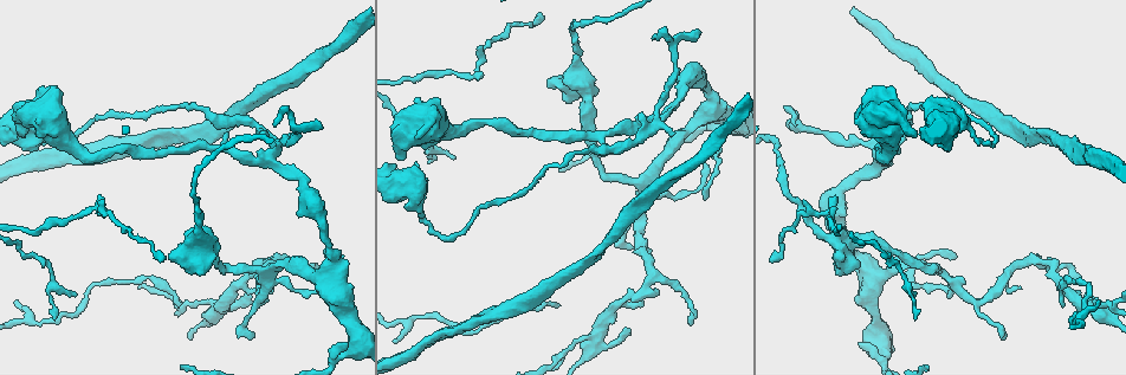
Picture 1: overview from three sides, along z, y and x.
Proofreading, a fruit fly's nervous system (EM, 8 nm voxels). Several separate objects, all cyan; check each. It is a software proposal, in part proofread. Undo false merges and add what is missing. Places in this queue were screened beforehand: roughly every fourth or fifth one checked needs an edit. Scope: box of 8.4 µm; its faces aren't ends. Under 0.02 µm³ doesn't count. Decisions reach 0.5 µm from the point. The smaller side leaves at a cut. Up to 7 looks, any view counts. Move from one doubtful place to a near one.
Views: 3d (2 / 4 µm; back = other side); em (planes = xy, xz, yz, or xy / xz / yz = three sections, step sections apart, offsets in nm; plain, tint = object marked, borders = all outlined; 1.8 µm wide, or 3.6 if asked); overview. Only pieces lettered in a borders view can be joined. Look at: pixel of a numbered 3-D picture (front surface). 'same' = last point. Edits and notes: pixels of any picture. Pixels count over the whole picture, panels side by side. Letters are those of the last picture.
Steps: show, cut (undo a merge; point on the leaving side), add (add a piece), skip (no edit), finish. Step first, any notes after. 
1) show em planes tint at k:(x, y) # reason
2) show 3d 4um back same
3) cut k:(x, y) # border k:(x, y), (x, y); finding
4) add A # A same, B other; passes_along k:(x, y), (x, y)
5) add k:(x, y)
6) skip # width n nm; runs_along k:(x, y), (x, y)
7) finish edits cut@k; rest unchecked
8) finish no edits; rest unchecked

show 3d 2um at 1:(591, 337) # arms part here

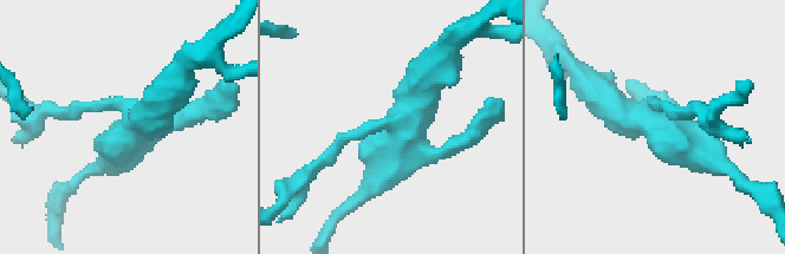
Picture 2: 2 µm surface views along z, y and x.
show em xy step 8 tint at 2:(658, 121) # need the tissue

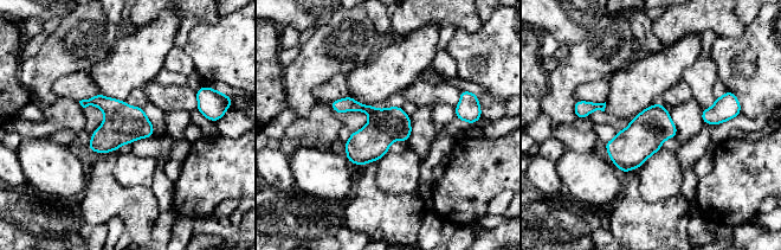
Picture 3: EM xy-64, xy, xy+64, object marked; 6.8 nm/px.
show em planes borders same

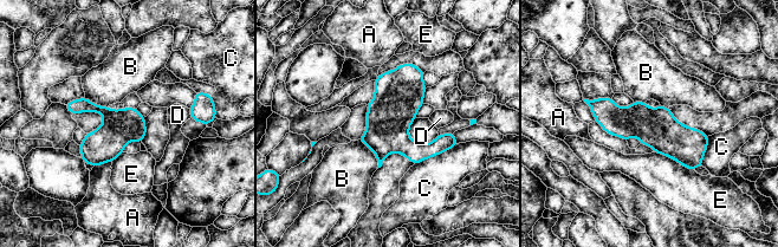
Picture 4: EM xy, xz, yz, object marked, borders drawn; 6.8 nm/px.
skip # width 240 nm; A other, B other, C other, D other, E other; runs_along 4:(591, 103), (660, 129), (699, 163); continuous, no second cell

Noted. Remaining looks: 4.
show 3d 2um at 1:(940, 271) # abrupt turn

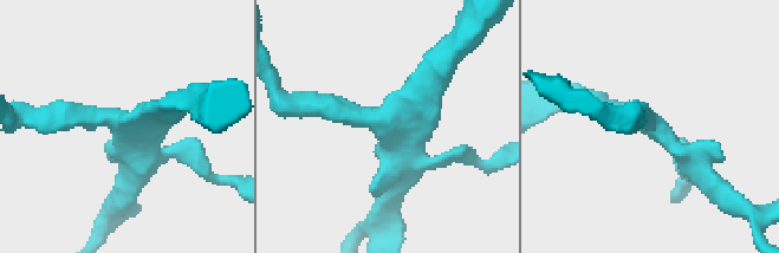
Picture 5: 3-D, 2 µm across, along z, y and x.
show em planes tint at 5:(387, 120) # shape alone is not enough

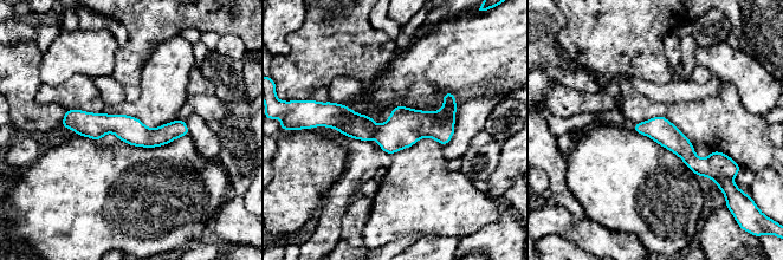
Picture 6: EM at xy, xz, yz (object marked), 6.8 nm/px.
show em planes borders same # what lies round it

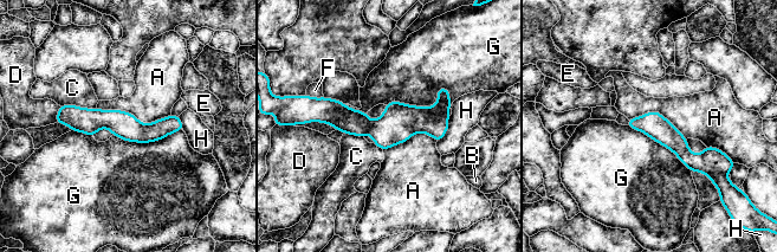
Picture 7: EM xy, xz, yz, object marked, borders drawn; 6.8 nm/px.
skip # A other, B other, C other, D other, E other, F other, G other, H other; arms 4; runs_along 7:(447, 103), (396, 126), (319, 114); one cell here

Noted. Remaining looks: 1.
finish no edits; rest unchecked

